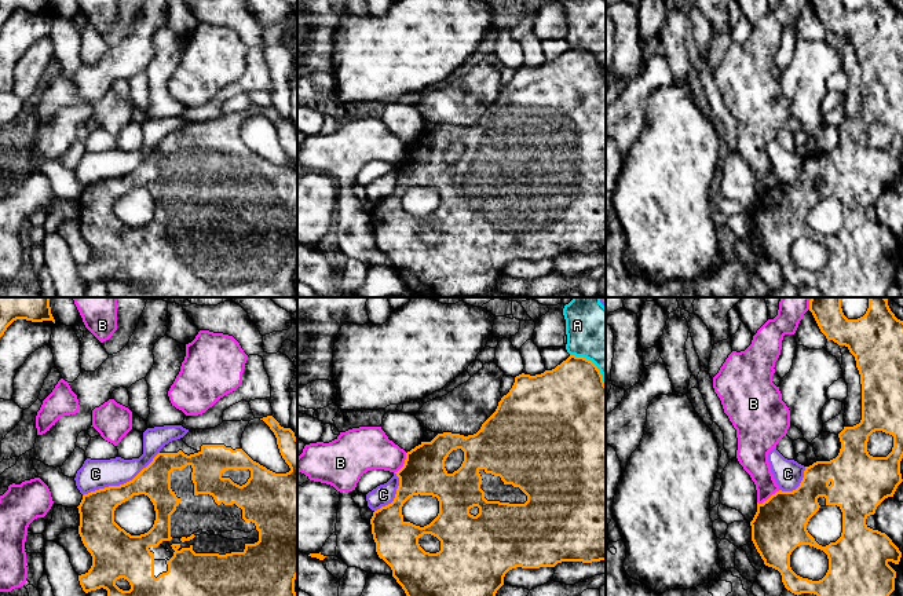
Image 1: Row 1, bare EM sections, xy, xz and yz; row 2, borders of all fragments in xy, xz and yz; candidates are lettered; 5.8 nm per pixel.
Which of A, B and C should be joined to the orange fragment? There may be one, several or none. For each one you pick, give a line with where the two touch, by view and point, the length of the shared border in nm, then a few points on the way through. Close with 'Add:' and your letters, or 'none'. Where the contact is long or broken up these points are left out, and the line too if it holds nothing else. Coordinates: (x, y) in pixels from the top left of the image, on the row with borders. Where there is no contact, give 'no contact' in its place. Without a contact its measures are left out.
Add: none

